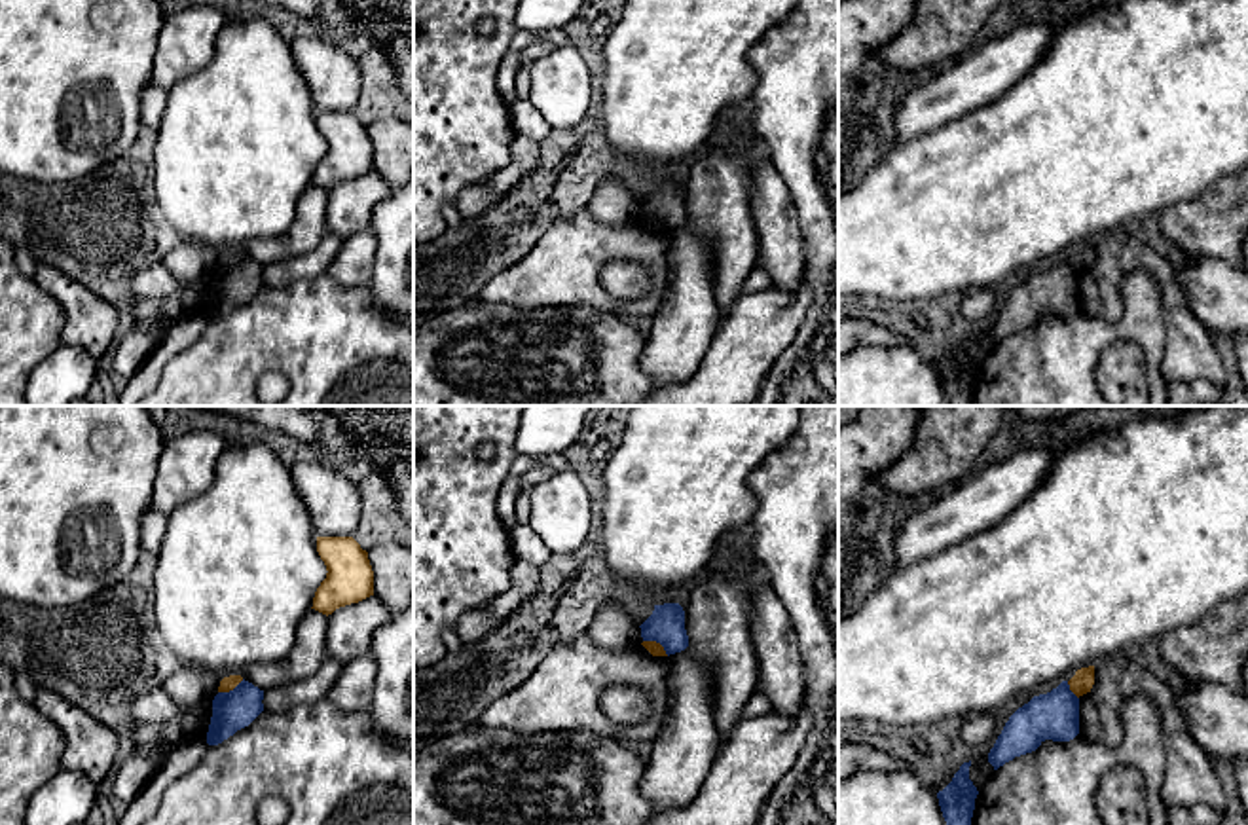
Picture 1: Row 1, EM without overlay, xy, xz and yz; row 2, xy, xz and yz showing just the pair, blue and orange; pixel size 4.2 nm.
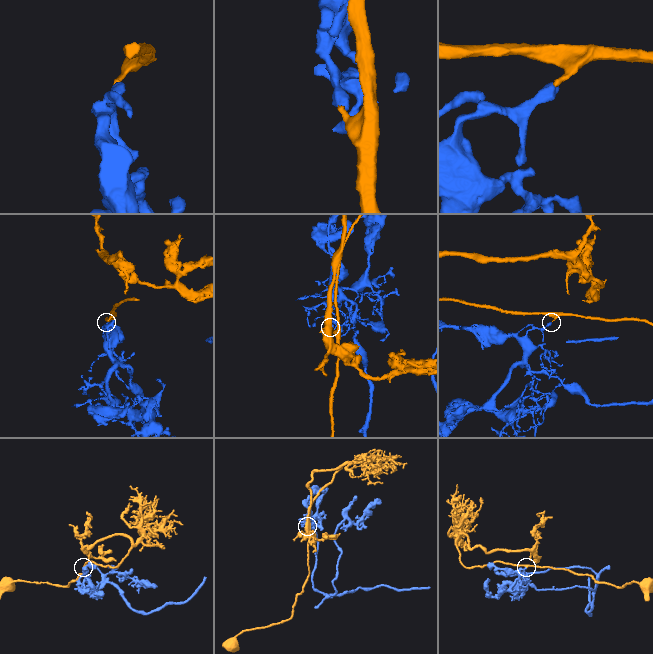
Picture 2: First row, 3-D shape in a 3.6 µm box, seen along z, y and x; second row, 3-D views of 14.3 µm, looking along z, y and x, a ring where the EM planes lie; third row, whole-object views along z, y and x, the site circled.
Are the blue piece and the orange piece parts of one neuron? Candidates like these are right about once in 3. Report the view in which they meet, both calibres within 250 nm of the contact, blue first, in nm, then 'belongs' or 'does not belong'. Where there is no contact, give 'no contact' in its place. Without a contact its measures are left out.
xz | 160/60 nm | does not belong

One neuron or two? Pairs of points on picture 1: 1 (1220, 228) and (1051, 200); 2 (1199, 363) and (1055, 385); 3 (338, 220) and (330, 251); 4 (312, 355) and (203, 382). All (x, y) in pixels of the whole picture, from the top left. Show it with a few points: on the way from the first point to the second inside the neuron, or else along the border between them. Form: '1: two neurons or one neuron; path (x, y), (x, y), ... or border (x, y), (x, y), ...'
1: two neurons; border (1199, 192), (1157, 213)
2: two neurons; border (1163, 325), (1161, 374), (1169, 382)
3: two neurons; border (329, 230), (342, 239)
4: one neuron; path (285, 355), (234, 355), (230, 359)

